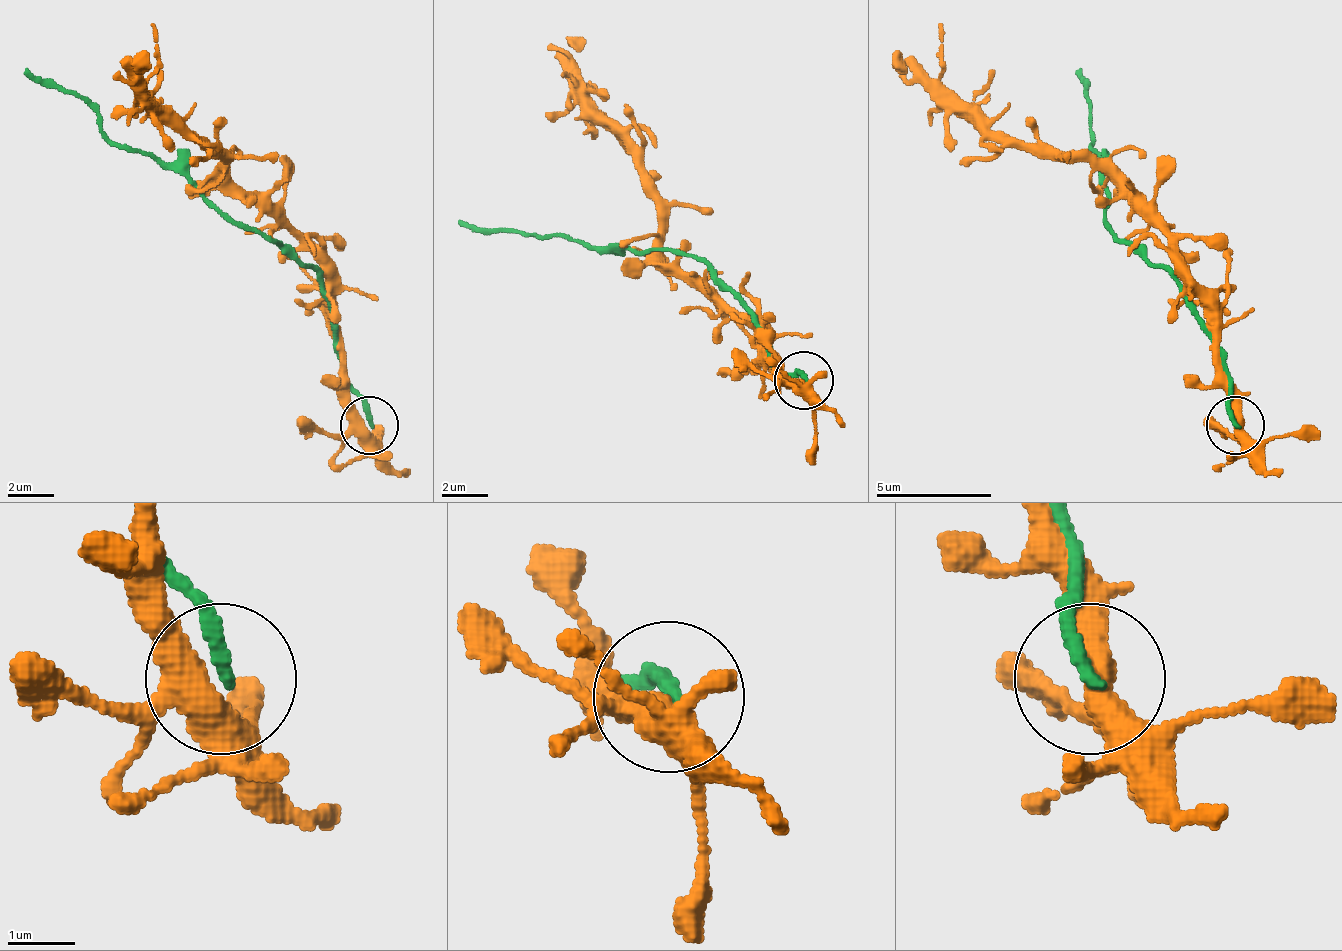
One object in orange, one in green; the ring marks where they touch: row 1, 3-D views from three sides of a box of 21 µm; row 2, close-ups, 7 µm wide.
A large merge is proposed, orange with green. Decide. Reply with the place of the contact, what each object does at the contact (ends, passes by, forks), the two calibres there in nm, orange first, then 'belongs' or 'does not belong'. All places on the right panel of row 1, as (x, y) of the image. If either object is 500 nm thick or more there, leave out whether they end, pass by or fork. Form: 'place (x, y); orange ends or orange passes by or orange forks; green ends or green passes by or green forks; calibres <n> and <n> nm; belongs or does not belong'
place (1235, 425); orange forks; green ends; calibres 380 and 220 nm; does not belong

